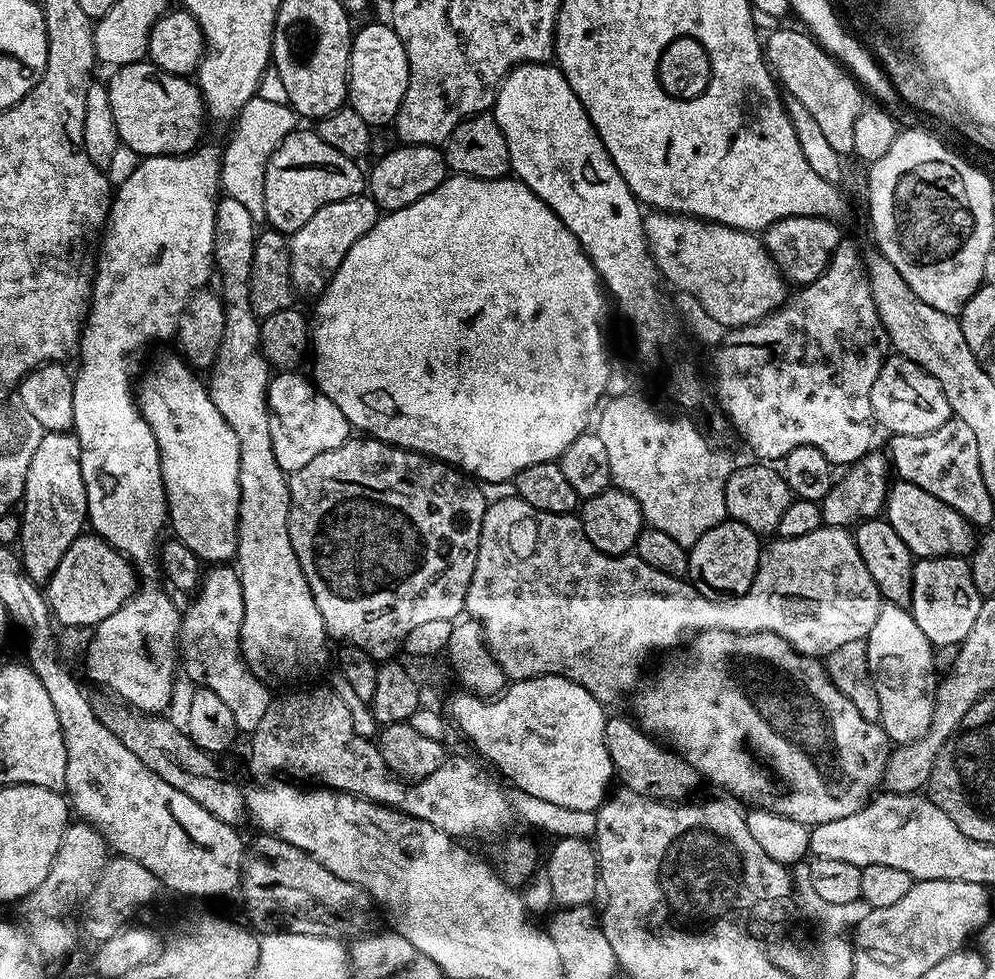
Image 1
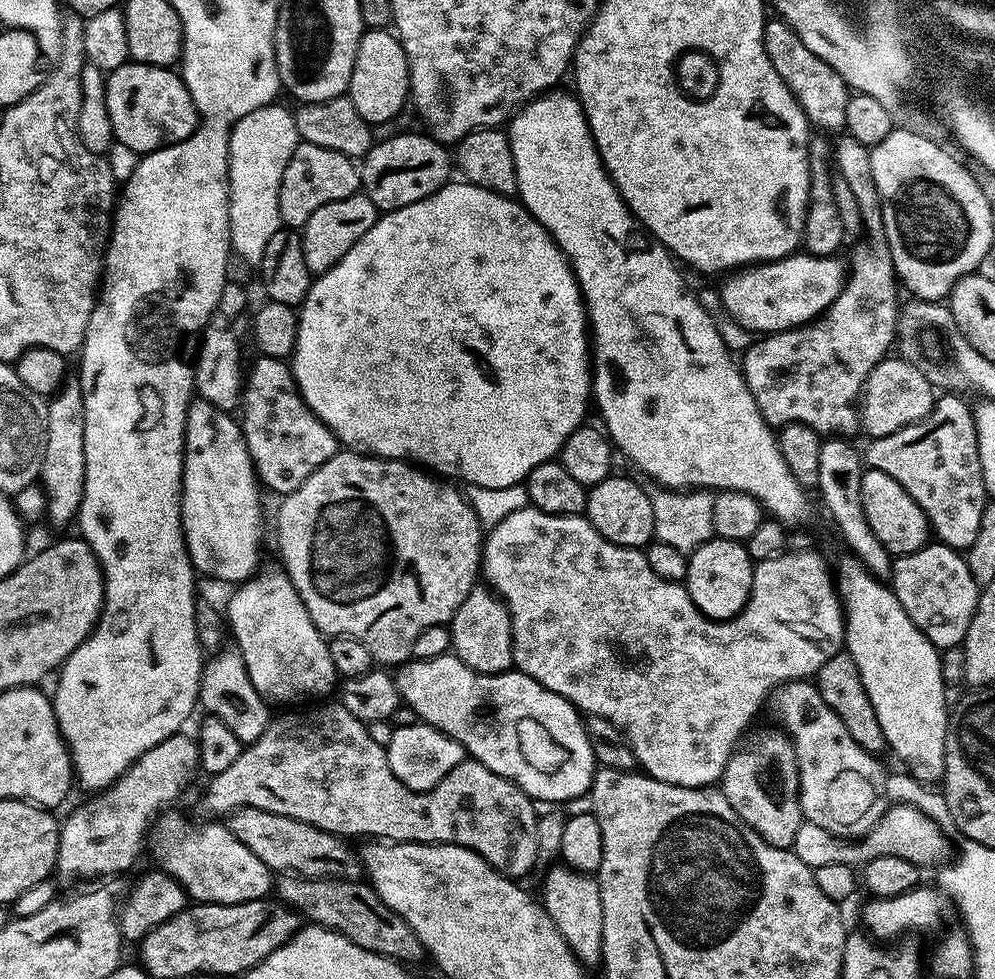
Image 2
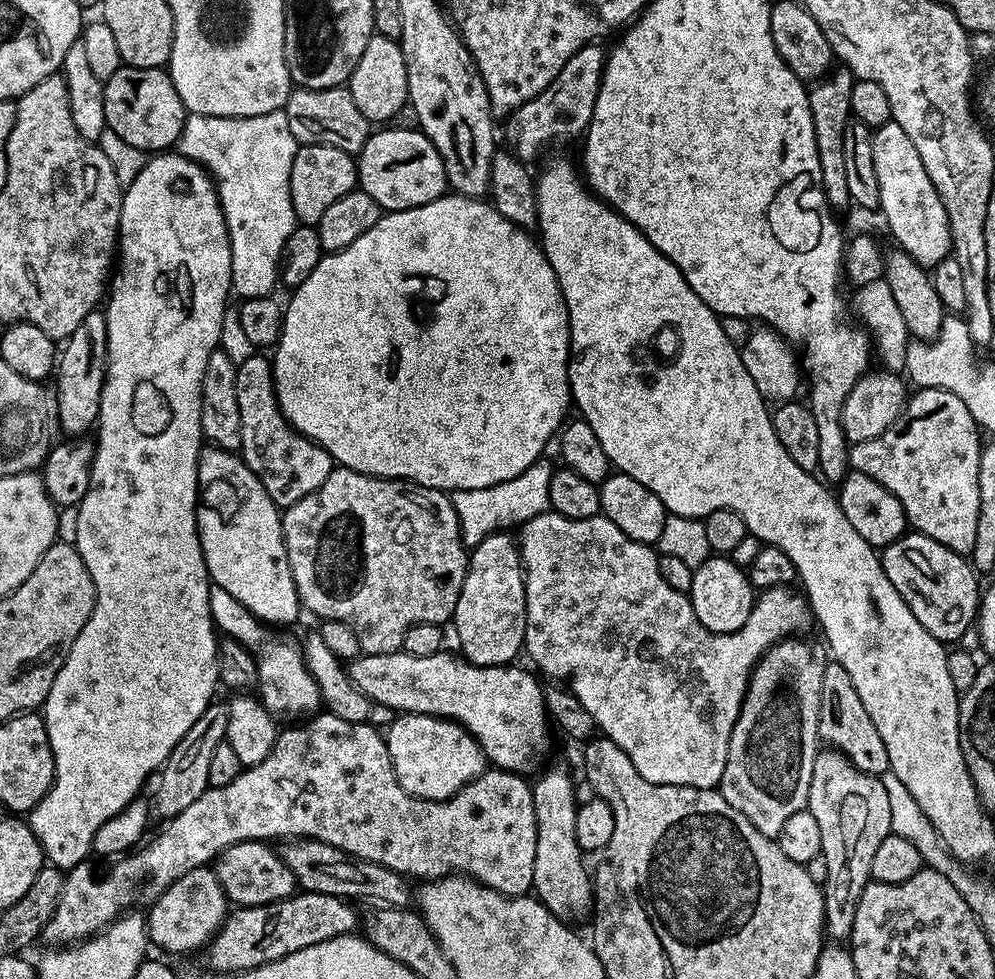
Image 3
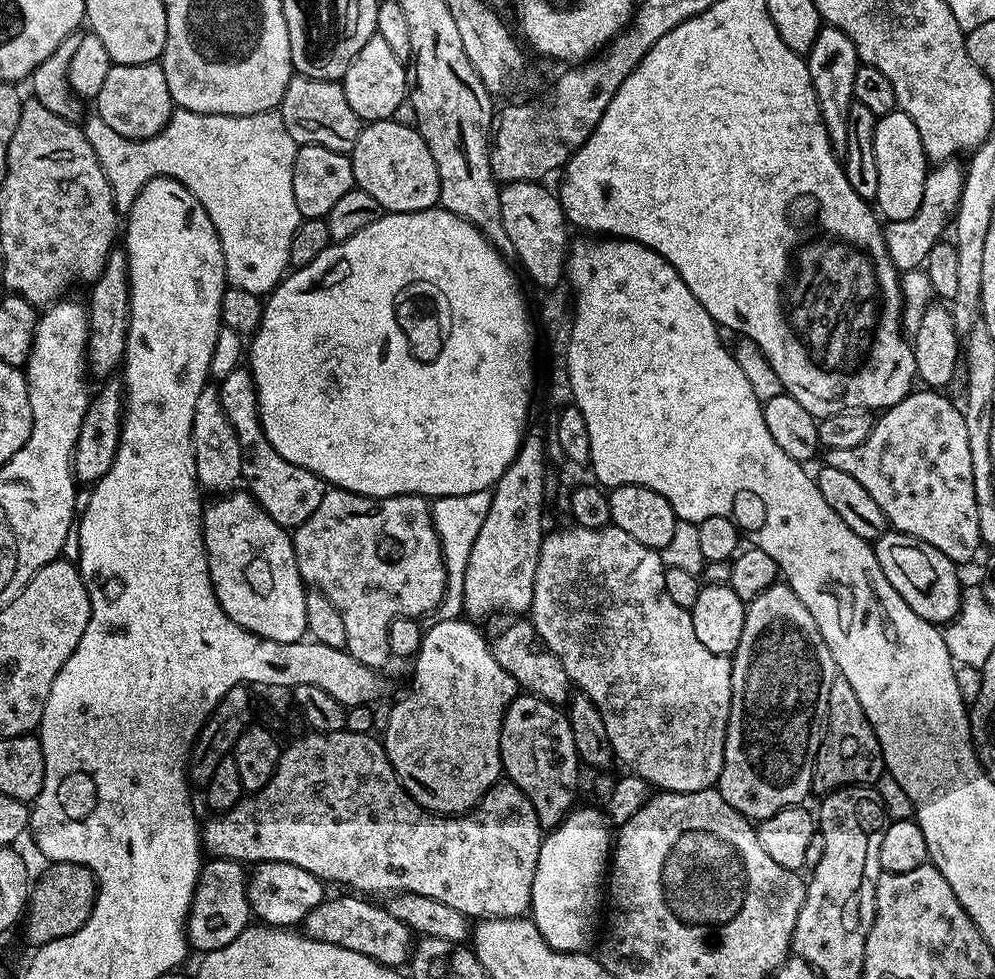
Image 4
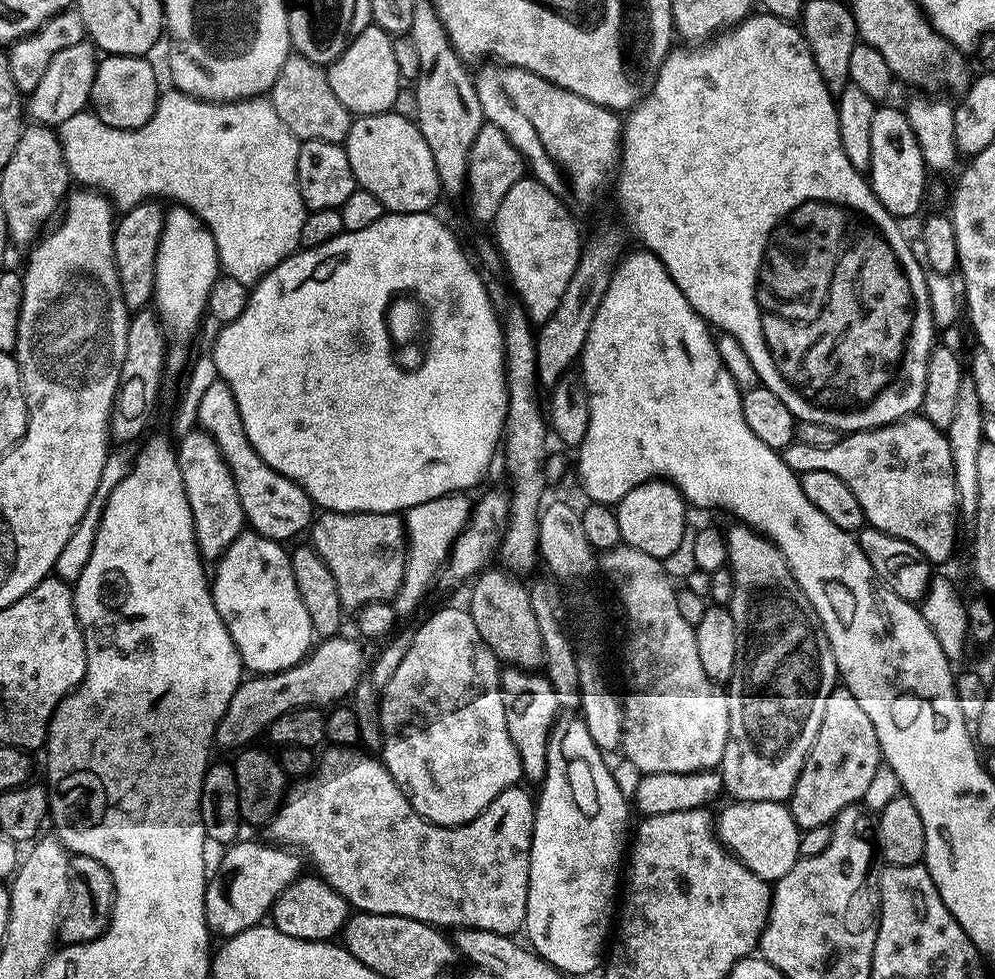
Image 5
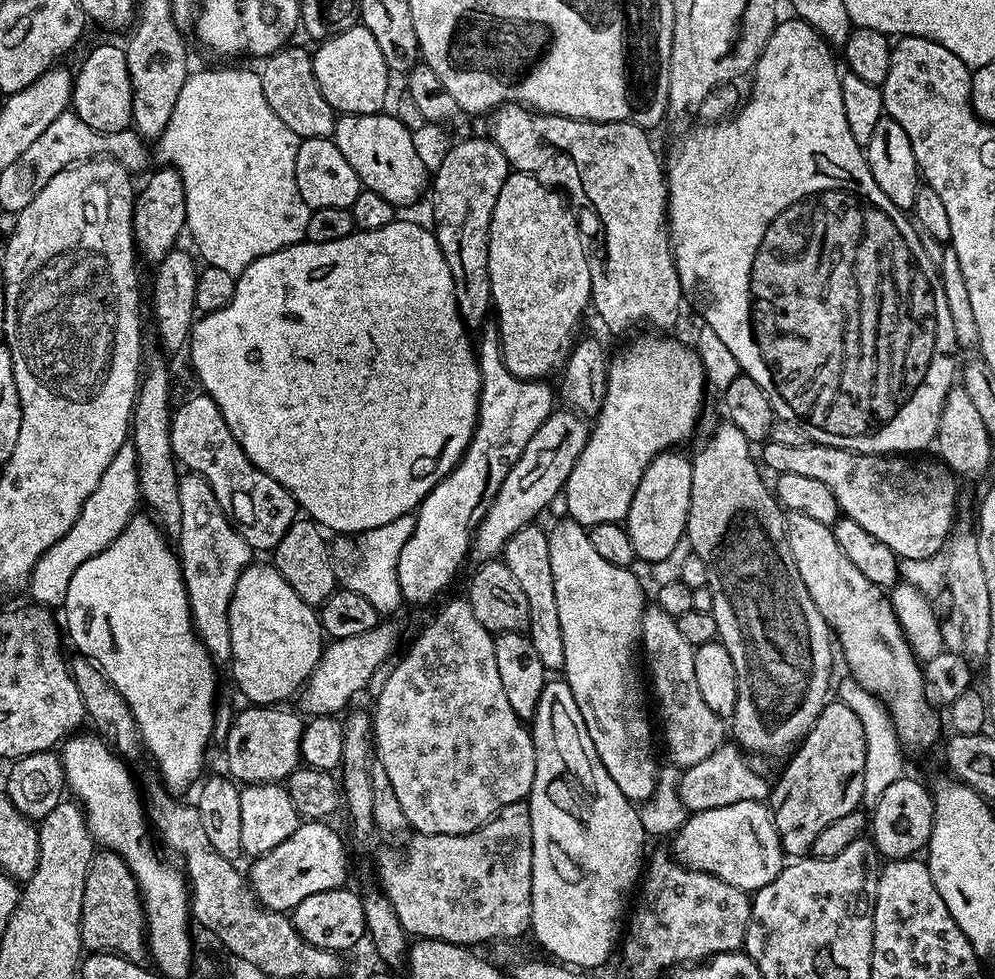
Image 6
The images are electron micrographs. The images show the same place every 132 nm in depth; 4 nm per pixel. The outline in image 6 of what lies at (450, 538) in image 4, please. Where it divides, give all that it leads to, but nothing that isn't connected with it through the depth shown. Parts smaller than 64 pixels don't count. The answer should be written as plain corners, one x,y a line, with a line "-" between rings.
413,513
402,514
402,518
394,518
394,522
386,522
386,526
378,526
374,530
363,533
359,537
349,538
340,534
331,541
332,565
337,585
354,590
378,610
381,617
388,618
402,608
400,587
398,586
398,554
402,554
402,546
414,534
416,518

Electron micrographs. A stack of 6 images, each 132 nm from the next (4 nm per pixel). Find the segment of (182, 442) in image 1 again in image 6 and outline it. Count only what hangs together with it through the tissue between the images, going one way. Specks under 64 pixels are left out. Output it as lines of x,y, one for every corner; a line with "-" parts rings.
253,562
242,570
238,586
234,586
228,621
232,680
236,683
237,690
248,699
245,701
256,706
280,706
288,702
291,696
293,699
310,678
314,666
318,666
320,656
326,647
324,628
320,624
317,609
302,602
302,598
294,594
290,582
286,582
286,578
282,578
282,574
278,574
278,570
271,563

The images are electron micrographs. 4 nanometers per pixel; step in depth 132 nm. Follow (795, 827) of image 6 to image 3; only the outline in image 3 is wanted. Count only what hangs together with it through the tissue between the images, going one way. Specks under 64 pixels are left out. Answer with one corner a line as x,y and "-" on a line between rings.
835,662
825,663
822,674
822,698
820,699
820,735
825,745
843,754
858,770
868,776
877,778
889,771
886,742
882,742
882,734
878,734
878,726
866,714
866,706
862,706
862,698
858,698
858,690
854,690
854,681
846,674
846,666

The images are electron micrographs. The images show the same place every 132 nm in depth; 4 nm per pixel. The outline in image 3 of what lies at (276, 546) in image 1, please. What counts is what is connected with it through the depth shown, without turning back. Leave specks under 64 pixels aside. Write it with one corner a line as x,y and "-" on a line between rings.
215,586
210,587
210,614
217,629
225,637
237,640
256,657
260,675
258,699
277,722
296,722
301,718
311,718
321,711
322,701
318,684
314,682
304,664
304,653
297,641
295,644
292,640
279,640
272,633
275,631
257,616
250,614
250,610
246,610
246,606
238,602
238,598

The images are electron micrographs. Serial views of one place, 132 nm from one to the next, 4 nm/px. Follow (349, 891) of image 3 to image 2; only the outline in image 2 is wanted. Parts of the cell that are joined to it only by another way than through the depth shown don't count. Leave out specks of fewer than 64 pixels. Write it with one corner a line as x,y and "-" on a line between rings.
238,808
227,817
226,826
254,854
276,874
306,876
313,880
343,878
360,880
362,861
355,851
347,848
345,841
332,832
322,830
310,822
286,818
286,814
270,814
270,810

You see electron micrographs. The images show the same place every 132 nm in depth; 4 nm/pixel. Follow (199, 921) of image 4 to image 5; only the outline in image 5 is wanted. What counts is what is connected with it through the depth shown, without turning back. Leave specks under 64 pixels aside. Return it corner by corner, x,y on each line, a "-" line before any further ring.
237,839
236,843
223,849
220,869
211,873
204,895
208,931
215,935
217,932
220,938
242,934
242,930
250,930
261,923
271,913
282,890
302,875
301,857
293,849
271,842
259,844
256,840
244,839

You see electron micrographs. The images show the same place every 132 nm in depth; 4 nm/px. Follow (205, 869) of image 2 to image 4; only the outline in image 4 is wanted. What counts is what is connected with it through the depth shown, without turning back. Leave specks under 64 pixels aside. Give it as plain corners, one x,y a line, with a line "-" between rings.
267,860
255,865
247,873
248,907
257,921
273,928
291,929
303,923
306,914
314,910
326,898
325,881
319,880
310,870
302,870
302,866
294,866
290,862
274,862

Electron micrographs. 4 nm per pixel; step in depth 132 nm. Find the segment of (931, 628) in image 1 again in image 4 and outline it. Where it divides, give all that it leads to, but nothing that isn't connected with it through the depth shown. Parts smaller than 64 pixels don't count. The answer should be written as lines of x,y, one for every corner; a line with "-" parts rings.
889,530
875,541
878,566
882,566
882,574
902,594
906,606
914,610
922,618
926,618
937,626
943,626
960,611
962,585
958,566
942,550
930,546
930,542
922,542
905,532

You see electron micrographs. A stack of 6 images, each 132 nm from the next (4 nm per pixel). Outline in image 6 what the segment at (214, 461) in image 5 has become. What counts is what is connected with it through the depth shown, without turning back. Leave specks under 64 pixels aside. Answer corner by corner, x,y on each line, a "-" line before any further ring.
195,474
181,475
178,503
182,506
178,555
184,575
184,589
190,602
192,625
196,627
196,635
204,643
205,650
212,655
213,661
227,661
232,654
228,621
230,598
234,594
234,586
238,586
242,570
253,563
254,550
248,545
246,538
242,538
228,513
222,510
206,478

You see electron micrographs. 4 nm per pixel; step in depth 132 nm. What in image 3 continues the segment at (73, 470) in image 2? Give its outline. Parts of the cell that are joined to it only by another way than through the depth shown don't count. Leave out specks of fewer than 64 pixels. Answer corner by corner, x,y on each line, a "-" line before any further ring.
103,311
86,314
82,323
63,341
58,352
54,381
54,420
68,438
84,438
97,427
102,402
104,371
108,369
108,343
106,342
106,318

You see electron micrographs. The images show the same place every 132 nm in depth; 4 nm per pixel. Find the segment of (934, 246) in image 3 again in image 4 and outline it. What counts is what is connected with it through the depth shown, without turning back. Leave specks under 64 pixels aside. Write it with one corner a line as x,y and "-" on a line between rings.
897,110
877,119
874,159
878,161
878,194
874,204
879,215
885,221
910,218
924,201
922,190
926,186
930,161
924,153
922,138
918,138
918,126
905,112

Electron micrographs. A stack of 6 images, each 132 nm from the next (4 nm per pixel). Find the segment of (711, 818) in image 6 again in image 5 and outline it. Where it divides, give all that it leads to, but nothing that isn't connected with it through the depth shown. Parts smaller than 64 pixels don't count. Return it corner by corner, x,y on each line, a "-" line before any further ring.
732,802
714,820
716,835
721,844
758,878
775,882
801,859
800,838
802,830
794,822
792,811
784,802

